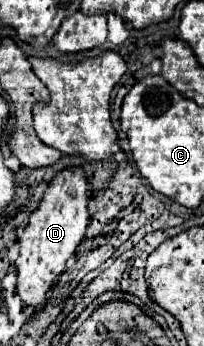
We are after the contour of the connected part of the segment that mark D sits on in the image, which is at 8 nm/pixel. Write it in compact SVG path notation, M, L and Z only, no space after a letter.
M66 168L54 176L54 182L50 182L50 186L46 188L38 210L30 214L30 222L22 230L18 240L20 256L16 260L16 292L26 306L34 306L36 310L40 310L46 304L48 292L54 284L54 276L66 268L66 260L76 252L80 240L84 238L90 222L88 188L90 182L84 168Z

